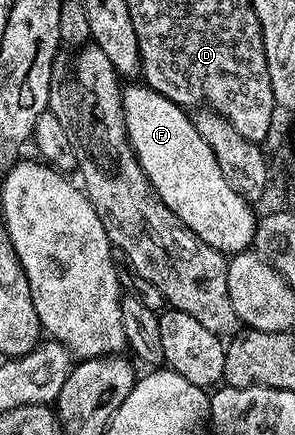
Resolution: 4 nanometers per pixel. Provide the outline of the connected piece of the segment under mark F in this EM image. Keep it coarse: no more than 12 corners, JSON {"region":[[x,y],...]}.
{"region":[[124,84],[127,142],[155,193],[219,253],[257,213],[188,112]]}

